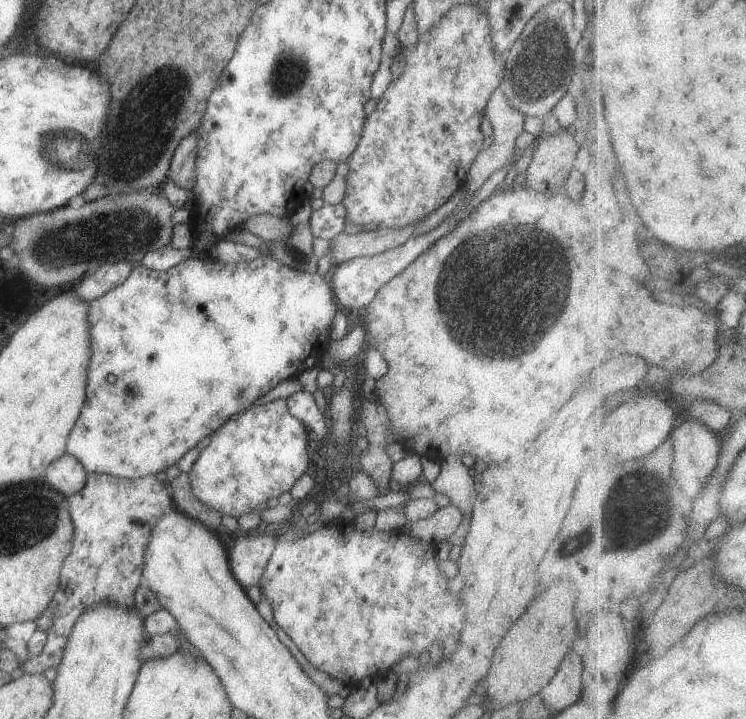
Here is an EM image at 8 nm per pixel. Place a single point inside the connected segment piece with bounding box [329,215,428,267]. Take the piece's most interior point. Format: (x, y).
(345, 247)

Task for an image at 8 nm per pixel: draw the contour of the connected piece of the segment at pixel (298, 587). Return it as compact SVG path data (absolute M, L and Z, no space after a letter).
M343 519L333 524L321 524L316 531L310 532L310 534L306 534L303 528L297 531L295 525L284 524L278 528L277 535L274 552L272 552L270 562L264 569L264 574L262 574L258 585L272 608L274 620L276 620L280 628L286 630L286 634L294 640L294 644L300 648L300 652L304 654L306 660L314 668L324 672L324 674L328 674L332 678L336 678L336 680L340 680L340 682L344 682L346 687L353 688L358 686L364 678L372 678L374 676L378 680L384 674L387 674L394 664L404 660L406 656L418 656L418 654L430 650L434 640L438 644L444 642L444 650L452 652L452 650L458 648L460 632L462 632L462 626L464 626L464 620L466 620L464 606L462 606L462 600L448 590L448 578L438 570L437 544L418 540L418 538L410 536L405 530L378 532L378 530L373 528L371 531L361 531L356 528L354 522Z

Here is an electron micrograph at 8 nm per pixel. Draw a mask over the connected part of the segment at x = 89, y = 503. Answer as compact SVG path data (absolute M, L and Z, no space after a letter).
M96 472L87 473L86 484L82 490L67 499L67 505L74 524L74 538L71 542L70 556L62 563L58 590L49 604L52 626L46 631L47 641L42 652L22 663L18 674L43 674L48 668L58 668L74 624L80 614L90 606L98 602L114 602L130 610L134 608L135 590L139 584L142 584L144 550L150 540L150 530L154 522L162 518L162 514L177 510L163 476L150 475L138 479L121 479Z

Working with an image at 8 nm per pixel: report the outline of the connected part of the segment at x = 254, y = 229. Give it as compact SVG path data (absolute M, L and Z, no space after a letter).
M268 213L254 215L246 222L243 228L262 238L266 243L286 240L292 234L292 223L289 218L282 218Z

